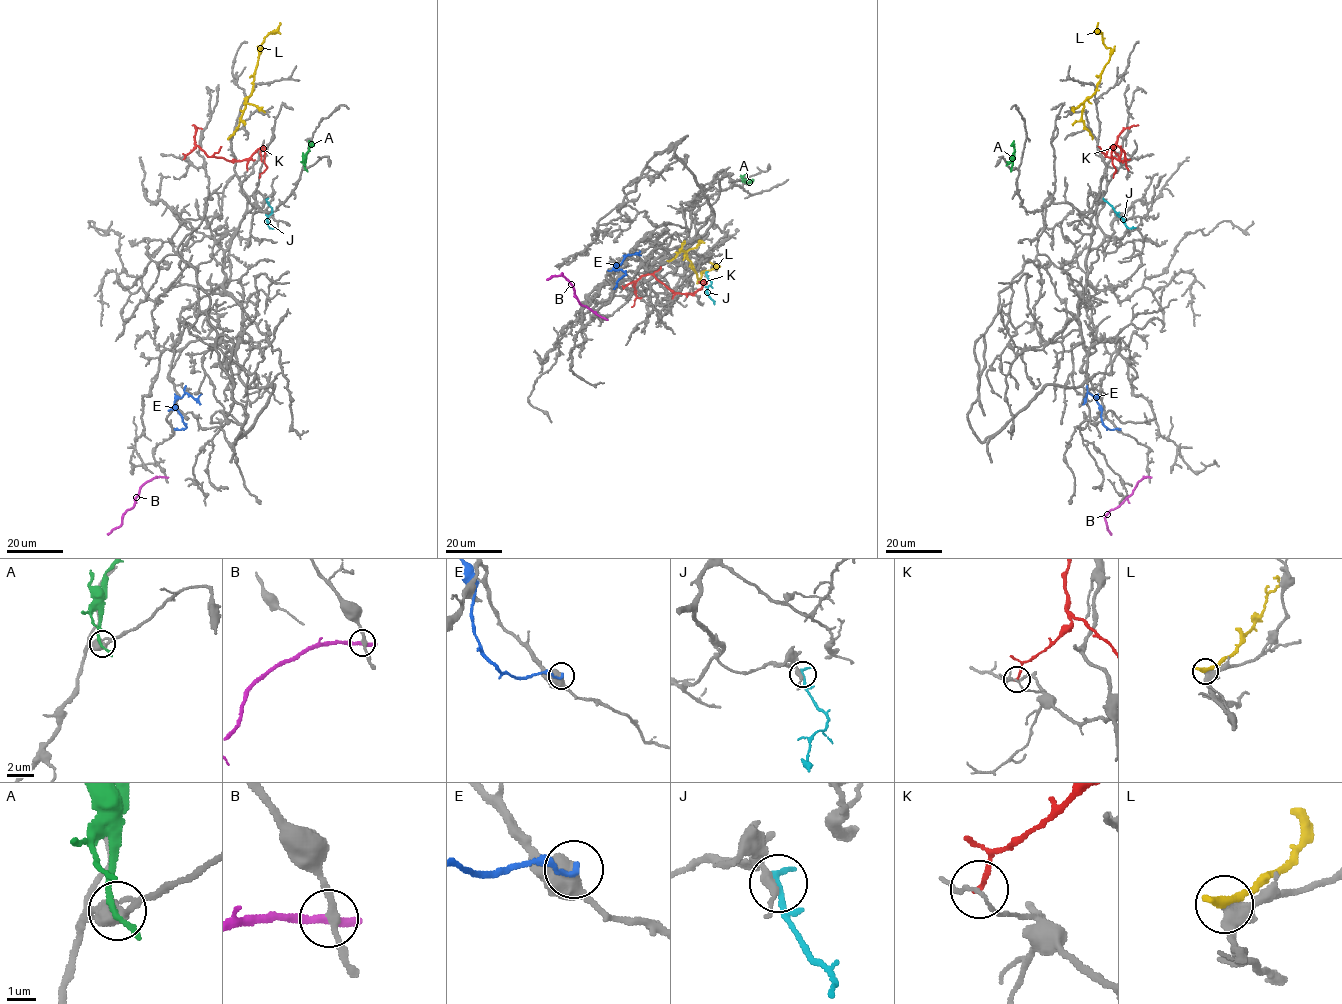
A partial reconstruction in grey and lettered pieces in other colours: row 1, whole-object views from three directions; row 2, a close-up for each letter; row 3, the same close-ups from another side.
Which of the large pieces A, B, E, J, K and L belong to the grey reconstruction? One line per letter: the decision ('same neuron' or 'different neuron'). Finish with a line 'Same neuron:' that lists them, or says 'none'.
A: different neuron
B: different neuron
E: different neuron
J: different neuron
K: different neuron
L: different neuron
Same neuron: none

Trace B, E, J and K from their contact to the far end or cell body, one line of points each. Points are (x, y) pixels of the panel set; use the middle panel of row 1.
B: (604, 318), (582, 305), (563, 274), (546, 279)
E: (614, 289), (625, 274), (614, 265), (620, 265), (626, 256), (641, 255)
J: (706, 273), (711, 282), (708, 295), (714, 304)
K: (623, 288), (648, 274), (675, 293), (694, 293), (702, 286), (703, 279), (706, 284), (699, 281)

